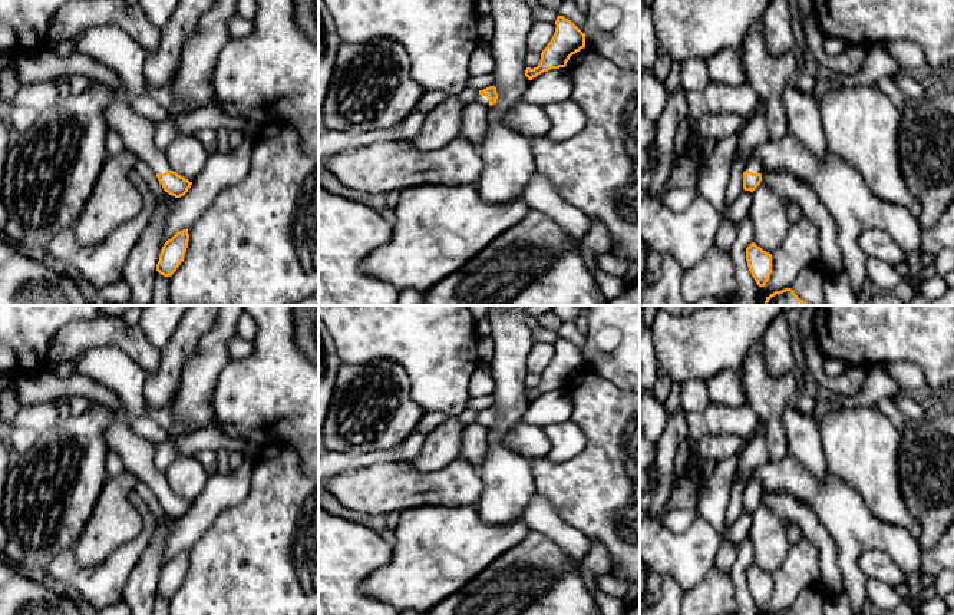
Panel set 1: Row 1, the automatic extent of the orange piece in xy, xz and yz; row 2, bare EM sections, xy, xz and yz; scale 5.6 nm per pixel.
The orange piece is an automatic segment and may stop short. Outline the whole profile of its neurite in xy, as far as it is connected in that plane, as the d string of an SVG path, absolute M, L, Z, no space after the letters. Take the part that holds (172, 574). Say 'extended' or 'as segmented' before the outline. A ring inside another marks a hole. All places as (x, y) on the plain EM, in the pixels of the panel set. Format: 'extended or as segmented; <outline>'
as segmented; M188 549L178 552L168 561L159 575L156 592L164 598L171 598L184 582L188 569L189 555Z

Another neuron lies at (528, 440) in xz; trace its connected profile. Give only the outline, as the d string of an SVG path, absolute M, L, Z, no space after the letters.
M516 423L504 436L504 443L526 457L547 456L551 452L551 440L542 427Z

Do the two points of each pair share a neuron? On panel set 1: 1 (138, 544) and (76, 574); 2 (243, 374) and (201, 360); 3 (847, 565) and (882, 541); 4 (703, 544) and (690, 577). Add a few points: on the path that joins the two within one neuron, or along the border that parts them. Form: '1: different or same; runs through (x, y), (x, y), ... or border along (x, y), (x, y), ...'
1: same; runs through (122, 559), (106, 575), (92, 575)
2: different; border along (230, 361), (217, 380), (213, 397)
3: same; runs through (851, 555), (865, 541), (872, 541)
4: same; runs through (695, 552), (690, 556), (690, 568)

